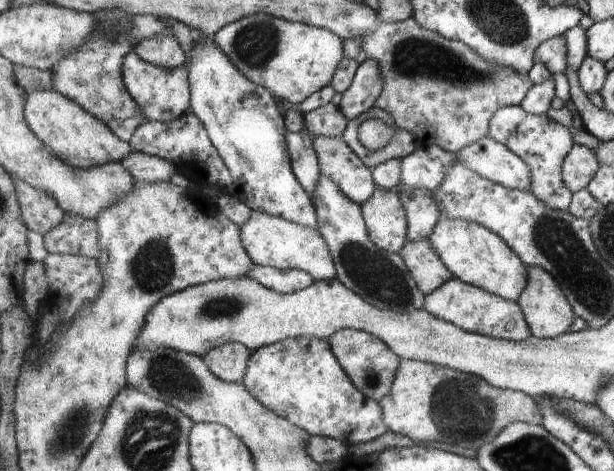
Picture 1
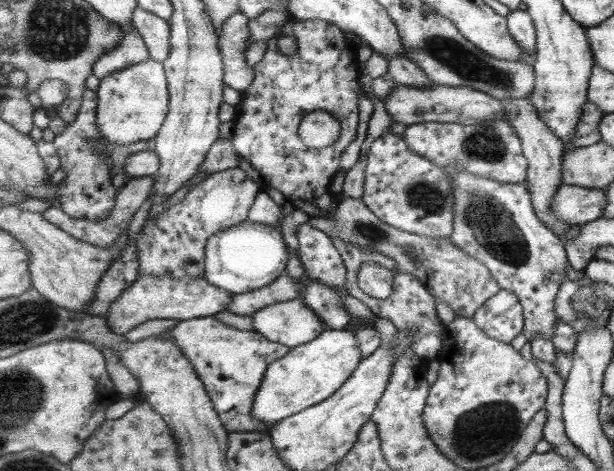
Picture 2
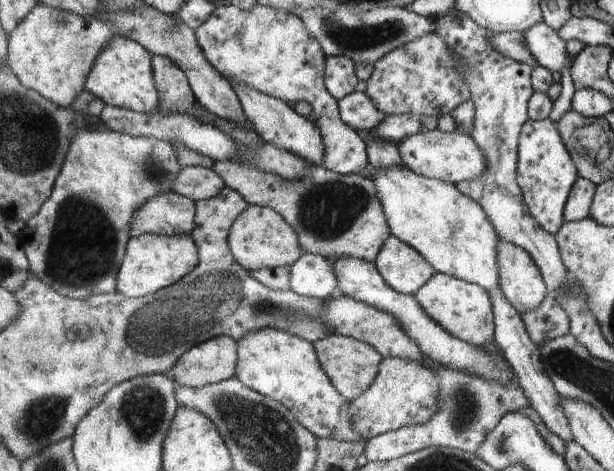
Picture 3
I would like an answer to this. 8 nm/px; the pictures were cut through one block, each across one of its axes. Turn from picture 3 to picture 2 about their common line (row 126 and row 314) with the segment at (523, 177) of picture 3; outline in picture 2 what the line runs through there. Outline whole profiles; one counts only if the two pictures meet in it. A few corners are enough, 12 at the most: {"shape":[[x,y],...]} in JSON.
{"shape":[[444,169],[451,243],[556,338],[568,252],[524,183]]}

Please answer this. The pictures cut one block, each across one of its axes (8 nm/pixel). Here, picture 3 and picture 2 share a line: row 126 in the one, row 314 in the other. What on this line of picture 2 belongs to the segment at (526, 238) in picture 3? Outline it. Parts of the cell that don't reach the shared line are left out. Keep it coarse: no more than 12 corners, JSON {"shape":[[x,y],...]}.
{"shape":[[501,289],[474,320],[512,344],[524,331],[524,305]]}

